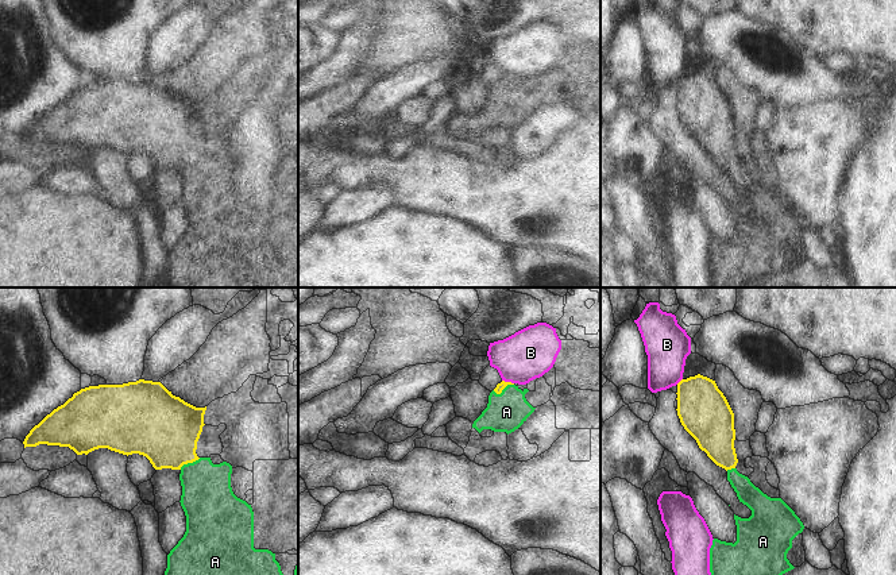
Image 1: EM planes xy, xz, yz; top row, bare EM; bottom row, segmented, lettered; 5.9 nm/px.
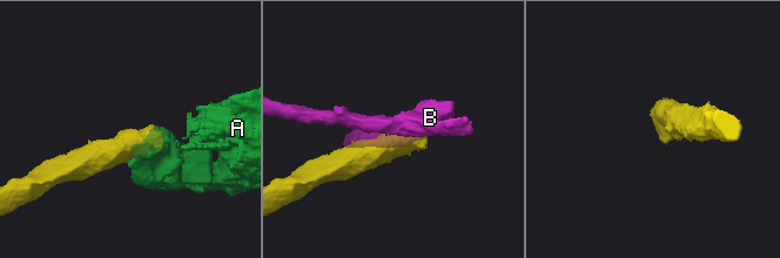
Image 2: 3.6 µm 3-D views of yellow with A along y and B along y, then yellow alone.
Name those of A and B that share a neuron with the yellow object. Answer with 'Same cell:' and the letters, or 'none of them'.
Same cell: A

